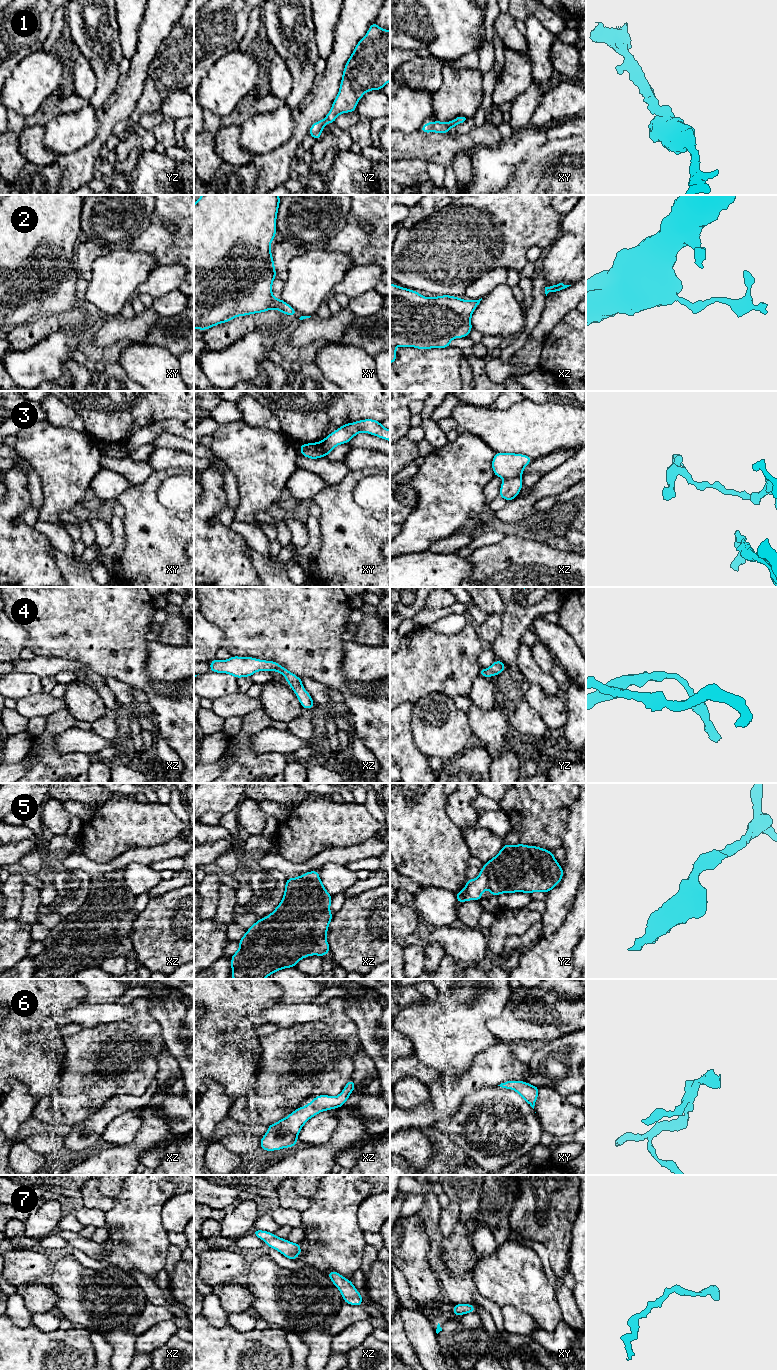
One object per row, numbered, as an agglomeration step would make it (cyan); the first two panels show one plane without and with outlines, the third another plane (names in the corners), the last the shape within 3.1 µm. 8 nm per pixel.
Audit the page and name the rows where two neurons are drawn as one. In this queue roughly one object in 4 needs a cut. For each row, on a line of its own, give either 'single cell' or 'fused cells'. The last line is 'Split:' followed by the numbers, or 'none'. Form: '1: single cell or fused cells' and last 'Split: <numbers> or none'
1: single cell
2: single cell
3: fused cells
4: single cell
5: single cell
6: single cell
7: single cell
Split: 3

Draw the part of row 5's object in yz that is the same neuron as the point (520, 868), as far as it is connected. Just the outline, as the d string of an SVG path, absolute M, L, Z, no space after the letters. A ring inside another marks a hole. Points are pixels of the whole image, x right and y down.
M521 843L515 846L504 844L497 856L485 863L484 867L480 869L479 876L474 880L468 879L465 888L455 894L457 902L462 903L469 900L479 901L485 889L489 889L492 896L514 892L541 891L548 893L560 883L563 874L563 868L554 858L552 851Z

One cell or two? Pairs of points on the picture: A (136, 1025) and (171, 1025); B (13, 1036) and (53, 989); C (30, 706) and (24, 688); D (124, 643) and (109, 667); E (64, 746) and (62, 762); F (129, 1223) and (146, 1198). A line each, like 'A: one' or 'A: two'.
A: two
B: one
C: two
D: one
E: two
F: one

